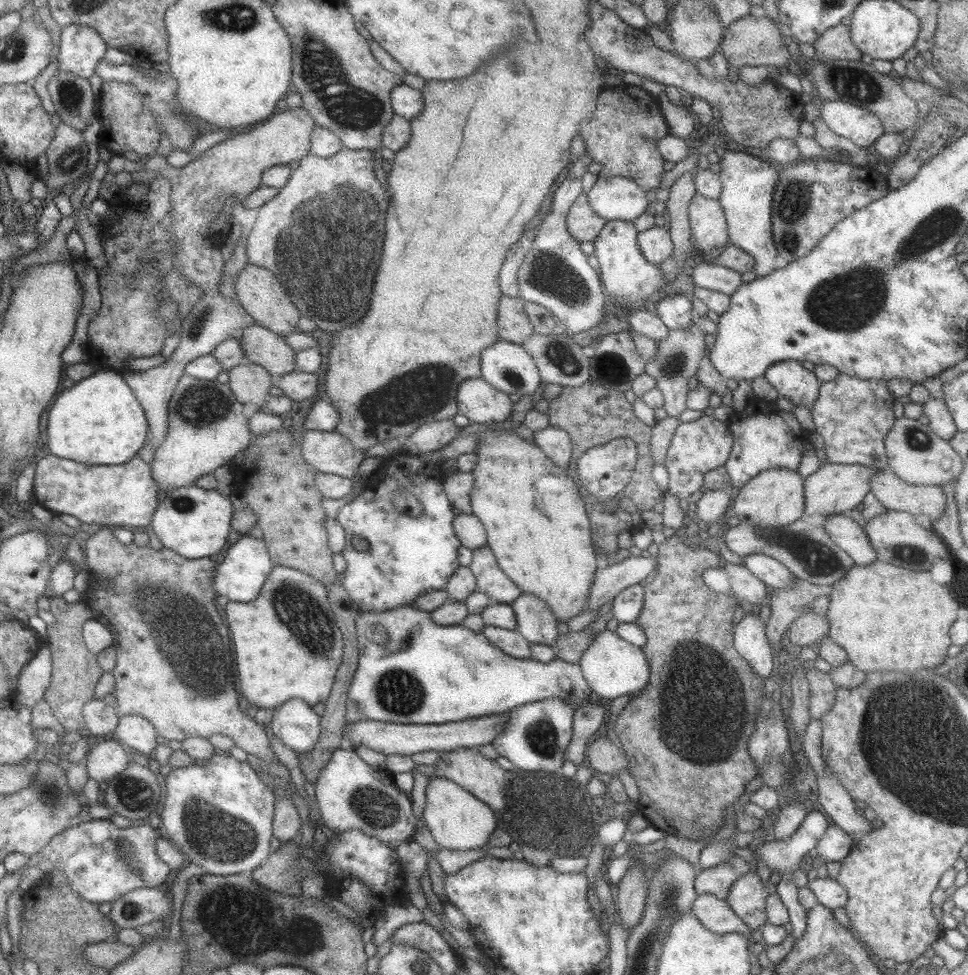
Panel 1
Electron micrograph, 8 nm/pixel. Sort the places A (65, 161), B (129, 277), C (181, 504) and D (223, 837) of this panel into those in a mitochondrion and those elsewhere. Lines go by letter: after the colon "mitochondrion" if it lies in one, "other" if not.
A: mitochondrion
B: mitochondrion
C: mitochondrion
D: mitochondrion

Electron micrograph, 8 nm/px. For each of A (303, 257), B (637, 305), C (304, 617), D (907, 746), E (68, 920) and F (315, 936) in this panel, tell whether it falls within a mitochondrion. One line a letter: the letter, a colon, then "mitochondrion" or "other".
A: mitochondrion
B: other
C: mitochondrion
D: mitochondrion
E: other
F: mitochondrion

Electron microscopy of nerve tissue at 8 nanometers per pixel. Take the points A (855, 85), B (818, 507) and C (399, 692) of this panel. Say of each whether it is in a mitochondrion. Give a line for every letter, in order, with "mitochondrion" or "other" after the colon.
A: mitochondrion
B: other
C: mitochondrion

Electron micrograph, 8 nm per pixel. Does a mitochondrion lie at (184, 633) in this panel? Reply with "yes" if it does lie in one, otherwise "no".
yes

